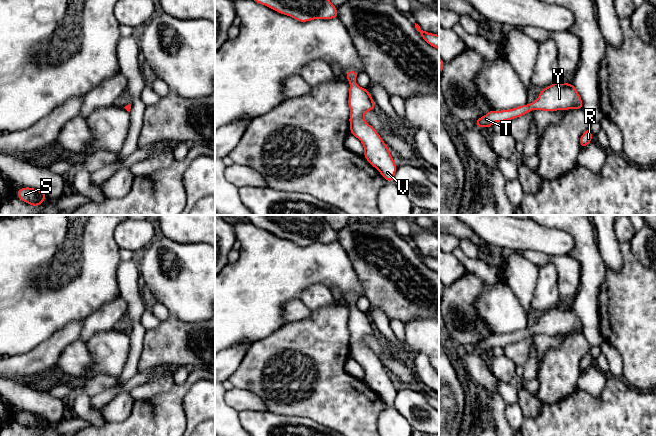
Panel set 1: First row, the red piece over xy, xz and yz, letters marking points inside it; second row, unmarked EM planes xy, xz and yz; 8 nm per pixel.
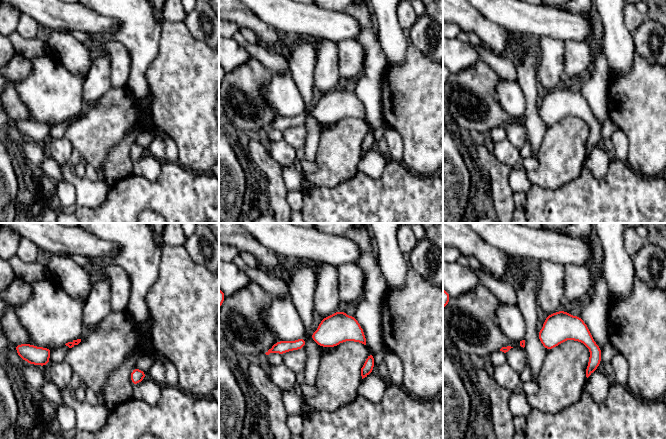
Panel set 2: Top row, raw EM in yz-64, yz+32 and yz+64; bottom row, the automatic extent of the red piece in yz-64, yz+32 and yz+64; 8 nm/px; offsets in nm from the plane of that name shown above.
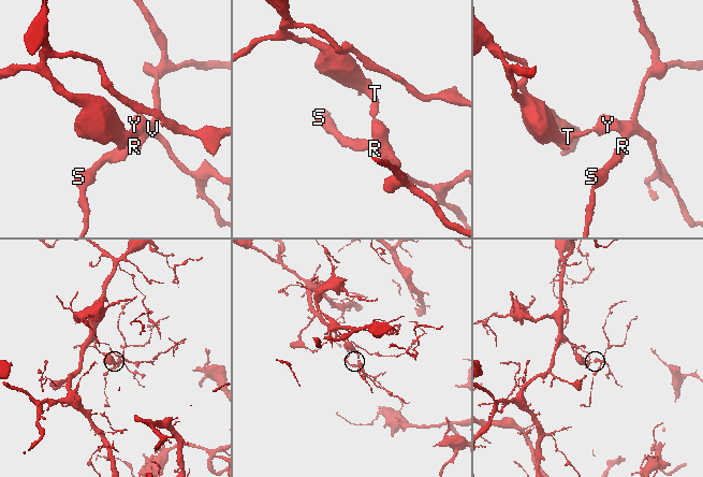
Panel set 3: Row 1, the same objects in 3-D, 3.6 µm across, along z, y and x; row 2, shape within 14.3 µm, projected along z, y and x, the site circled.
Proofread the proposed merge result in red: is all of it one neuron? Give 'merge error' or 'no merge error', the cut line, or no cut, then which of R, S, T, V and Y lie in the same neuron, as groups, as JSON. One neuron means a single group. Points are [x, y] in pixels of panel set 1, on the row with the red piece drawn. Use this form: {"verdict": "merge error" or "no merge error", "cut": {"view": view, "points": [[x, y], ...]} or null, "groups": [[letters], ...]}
{"verdict": "no merge error", "cut": null, "groups": [["R", "S", "T", "V", "Y"]]}

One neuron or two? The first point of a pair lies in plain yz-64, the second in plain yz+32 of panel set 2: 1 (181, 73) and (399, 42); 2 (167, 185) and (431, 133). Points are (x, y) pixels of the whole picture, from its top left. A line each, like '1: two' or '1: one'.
1: two
2: two

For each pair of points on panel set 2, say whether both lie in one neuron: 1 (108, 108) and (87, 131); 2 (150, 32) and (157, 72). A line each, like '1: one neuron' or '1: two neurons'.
1: one neuron
2: two neurons

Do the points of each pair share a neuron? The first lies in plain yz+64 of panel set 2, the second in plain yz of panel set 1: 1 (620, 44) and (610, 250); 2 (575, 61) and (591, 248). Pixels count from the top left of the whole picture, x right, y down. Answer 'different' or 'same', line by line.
1: same
2: different

